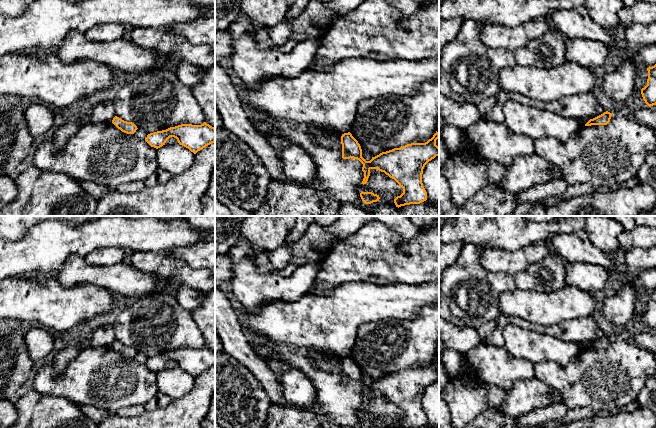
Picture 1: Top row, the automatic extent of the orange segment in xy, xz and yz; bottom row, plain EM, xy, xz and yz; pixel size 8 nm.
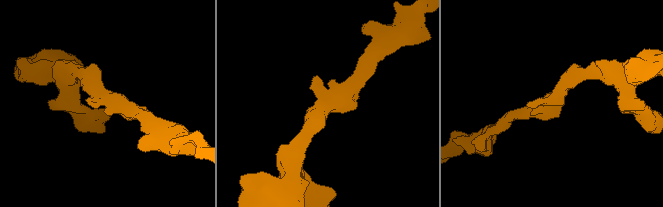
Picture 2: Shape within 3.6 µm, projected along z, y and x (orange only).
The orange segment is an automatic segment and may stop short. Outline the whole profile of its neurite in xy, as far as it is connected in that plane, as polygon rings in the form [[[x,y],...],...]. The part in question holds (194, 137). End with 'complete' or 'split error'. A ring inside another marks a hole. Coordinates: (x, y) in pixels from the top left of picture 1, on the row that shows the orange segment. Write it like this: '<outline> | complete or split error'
[[[206,122],[201,125],[181,124],[175,127],[170,127],[166,130],[150,133],[145,138],[145,141],[151,147],[158,149],[165,145],[166,141],[170,137],[176,138],[180,145],[188,148],[191,152],[196,154],[198,151],[215,142],[215,128],[210,126]]] | complete

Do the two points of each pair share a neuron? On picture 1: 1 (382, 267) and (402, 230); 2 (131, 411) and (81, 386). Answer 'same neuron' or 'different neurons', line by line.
1: different neurons
2: different neurons

